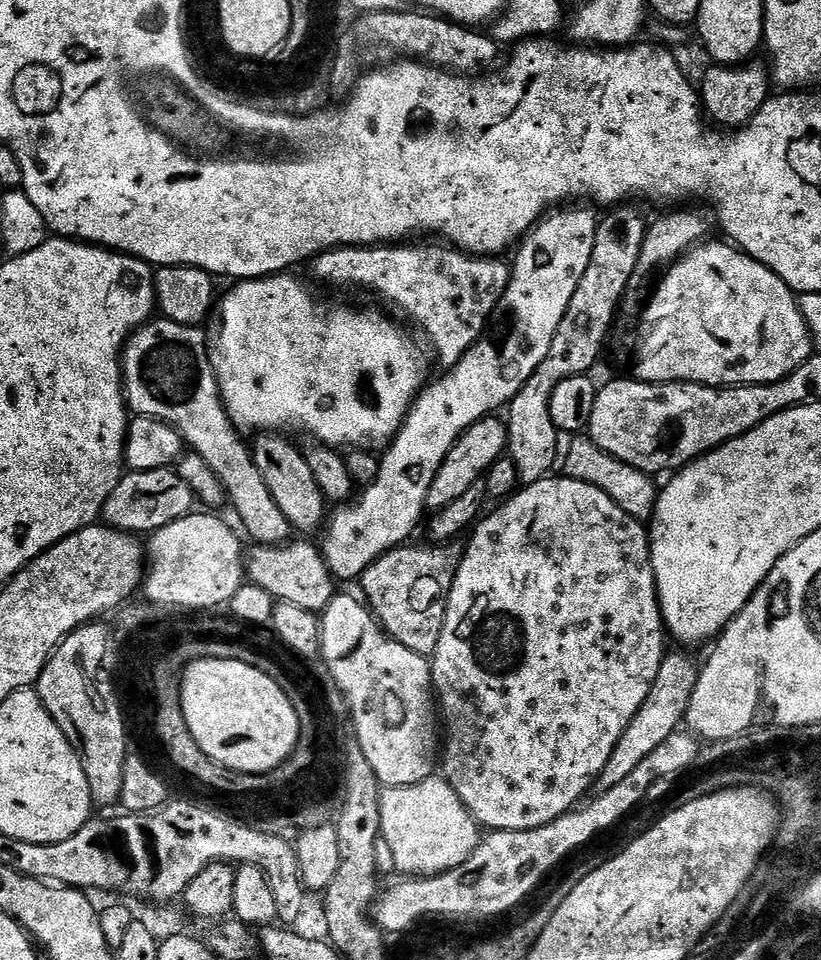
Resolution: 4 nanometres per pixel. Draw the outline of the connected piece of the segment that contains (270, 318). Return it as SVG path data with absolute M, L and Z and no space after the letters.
M277 274L274 276L262 276L258 280L241 280L231 285L233 288L228 293L223 293L222 299L218 304L218 316L220 312L220 332L211 333L210 336L210 347L208 349L208 356L212 359L212 365L214 366L214 374L218 378L218 386L220 387L220 396L224 400L224 405L228 411L228 417L232 420L237 430L241 433L249 434L284 434L289 430L287 428L293 428L296 432L305 432L308 438L321 444L328 445L329 448L337 450L377 450L376 448L383 449L385 446L391 445L392 441L396 439L396 435L400 432L401 426L404 424L404 419L407 418L408 412L412 408L413 404L416 403L417 396L420 395L422 389L425 387L426 381L429 379L428 376L428 356L424 353L425 345L415 340L406 329L400 324L395 324L388 316L383 316L380 312L375 312L372 308L327 308L324 304L319 304L316 301L316 296L303 284L300 280L295 280L292 274Z

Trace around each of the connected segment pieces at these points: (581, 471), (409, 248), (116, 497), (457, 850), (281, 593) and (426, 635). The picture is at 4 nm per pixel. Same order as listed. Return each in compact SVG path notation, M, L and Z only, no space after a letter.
M591 438L573 440L576 441L569 446L568 453L565 451L562 456L563 475L569 480L598 486L598 490L602 490L610 498L614 498L614 502L618 502L618 506L622 506L622 510L626 510L626 514L630 514L635 520L651 521L656 509L656 497L658 495L658 486L656 488L655 482L652 481L655 479L649 473L638 470L634 466L606 454L606 450L598 447Z
M408 242L403 246L353 246L351 248L333 248L331 252L322 252L315 257L316 276L324 284L349 284L352 288L365 288L368 292L373 292L376 296L381 296L392 308L397 308L404 316L409 316L422 331L428 335L427 343L436 347L436 352L440 355L441 369L453 368L467 352L473 348L476 341L485 335L484 327L492 320L492 315L496 312L496 307L500 304L500 299L505 299L508 284L512 281L512 269L508 264L503 264L503 259L489 258L486 256L474 256L470 252L463 251L447 242L436 242L440 244L416 244L420 242Z
M171 467L155 468L149 472L129 471L127 474L121 475L119 484L116 485L114 494L110 494L108 501L104 503L102 520L109 528L119 528L122 532L130 532L133 534L151 534L158 531L159 528L170 526L174 522L178 522L183 516L189 515L194 508L194 497L190 486L186 482L182 482L182 478Z
M434 774L429 780L418 782L414 786L394 786L384 788L380 794L382 806L382 826L380 835L383 847L388 847L396 868L408 878L436 876L439 872L448 872L451 868L462 866L474 854L482 839L481 825L469 814L468 807L458 798L458 794L448 785L443 775Z
M300 538L297 544L285 542L279 546L256 544L249 547L246 552L246 576L277 601L294 602L294 606L302 606L302 610L320 614L338 594L338 581L328 569L323 551L304 540L307 539Z
M436 542L431 546L433 548L408 548L409 546L393 548L384 556L378 557L365 570L362 577L364 592L368 595L377 618L380 619L379 627L391 639L406 646L406 650L414 650L414 654L429 658L435 656L438 650L438 638L442 638L442 626L446 622L450 590L454 586L454 578L458 574L458 566L462 562L465 550L465 545L460 542Z

